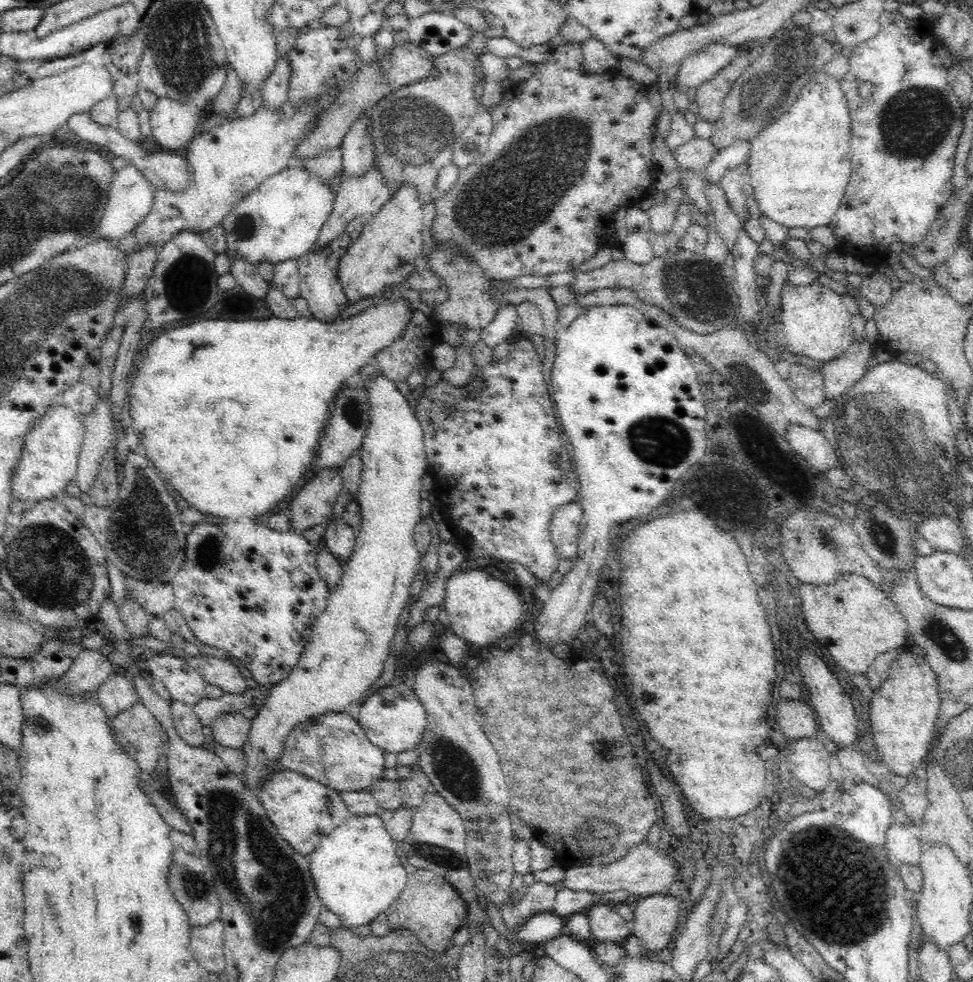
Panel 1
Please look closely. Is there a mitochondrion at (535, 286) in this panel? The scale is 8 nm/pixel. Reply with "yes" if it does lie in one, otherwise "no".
no

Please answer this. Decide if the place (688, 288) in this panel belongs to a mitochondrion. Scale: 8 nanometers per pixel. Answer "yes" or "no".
yes

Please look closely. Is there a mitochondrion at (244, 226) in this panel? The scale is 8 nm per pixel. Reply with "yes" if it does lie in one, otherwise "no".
yes

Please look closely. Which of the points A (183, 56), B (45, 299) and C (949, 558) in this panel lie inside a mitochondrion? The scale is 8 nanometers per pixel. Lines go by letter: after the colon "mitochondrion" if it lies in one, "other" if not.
A: mitochondrion
B: mitochondrion
C: other

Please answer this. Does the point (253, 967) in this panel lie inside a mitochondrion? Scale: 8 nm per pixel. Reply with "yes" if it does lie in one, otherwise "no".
no

